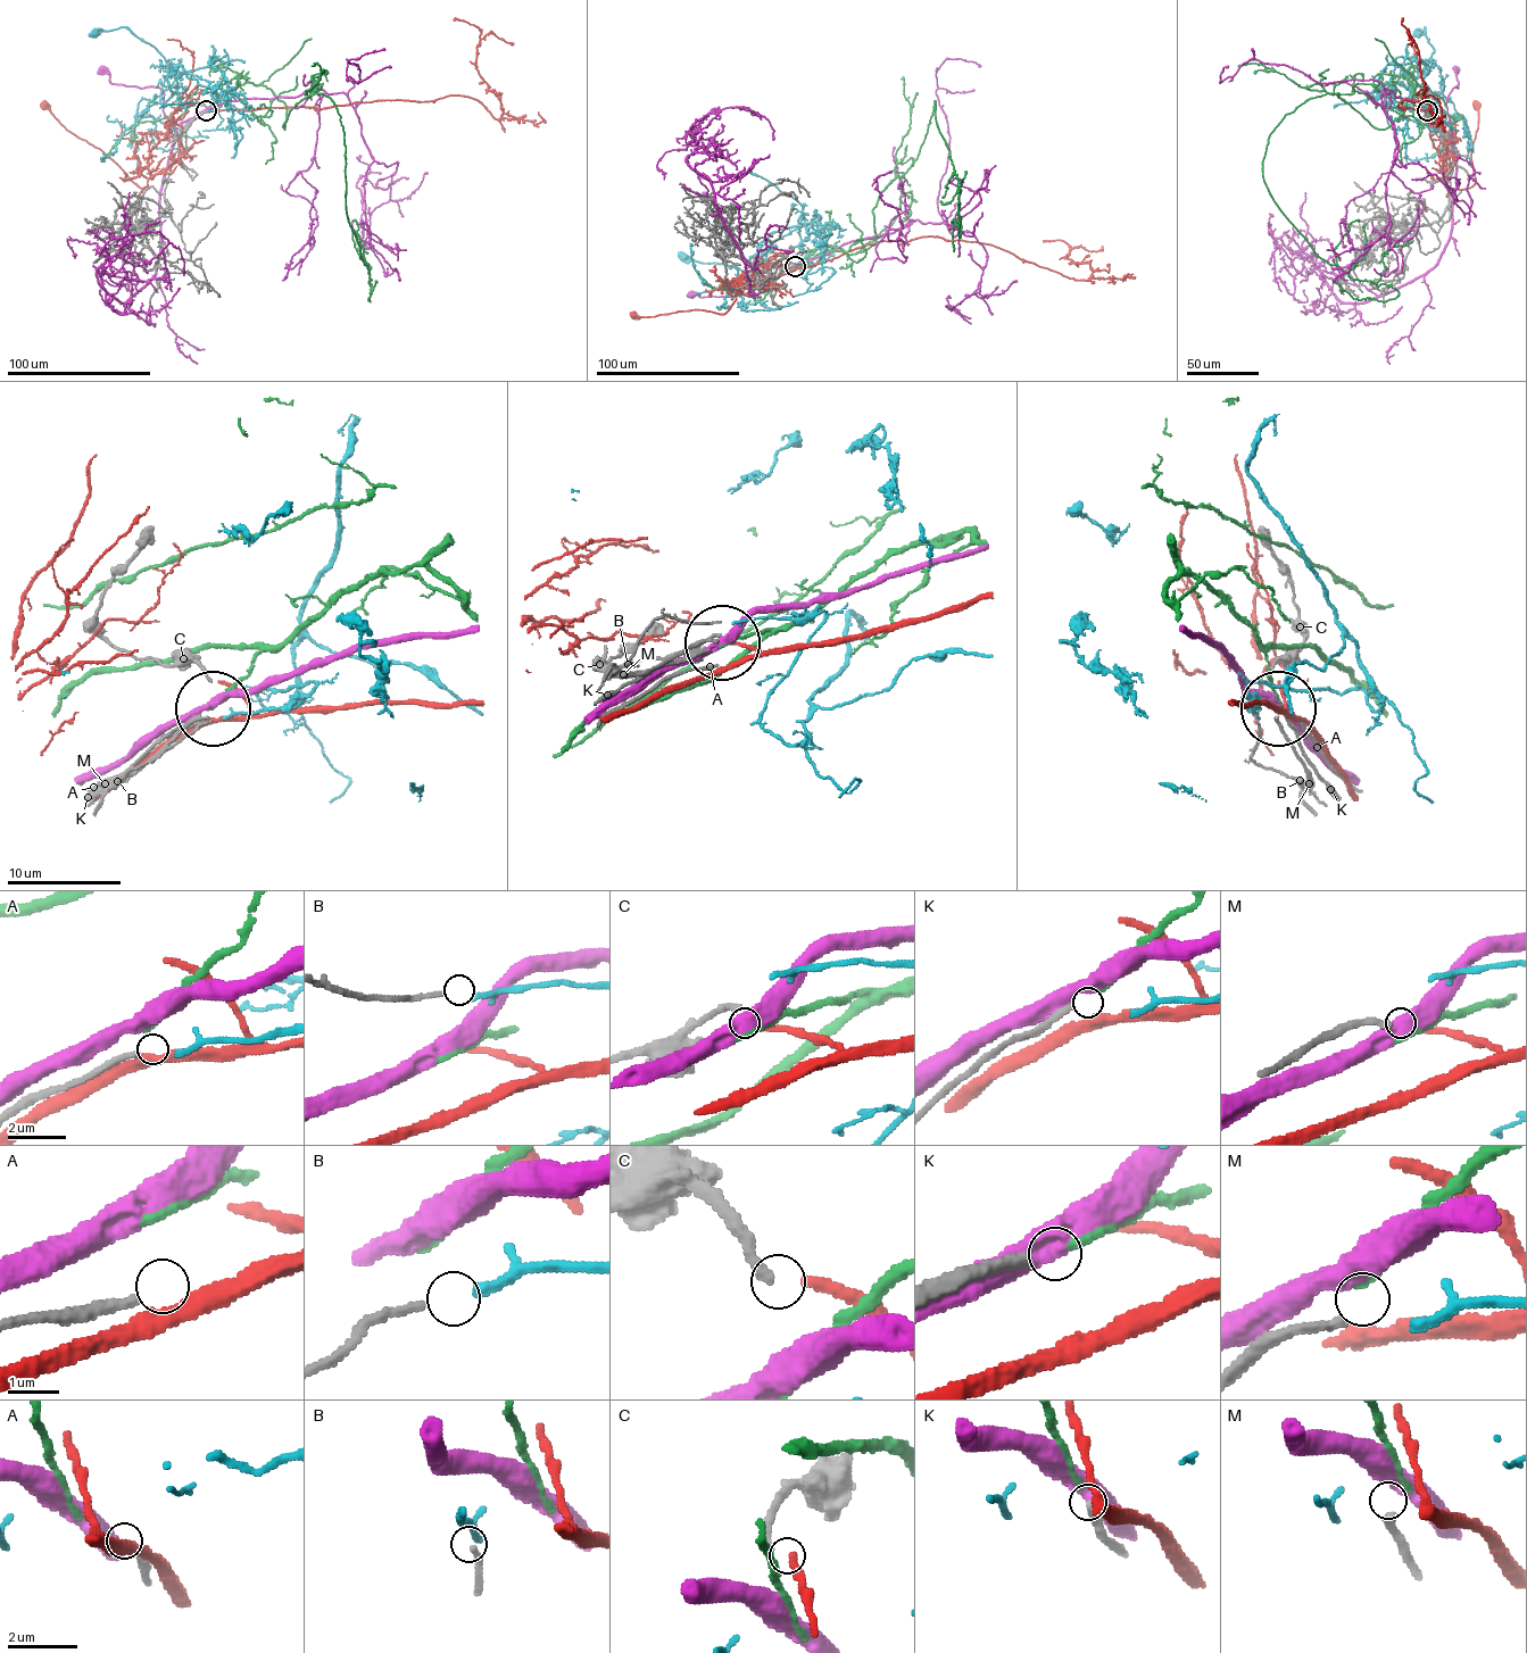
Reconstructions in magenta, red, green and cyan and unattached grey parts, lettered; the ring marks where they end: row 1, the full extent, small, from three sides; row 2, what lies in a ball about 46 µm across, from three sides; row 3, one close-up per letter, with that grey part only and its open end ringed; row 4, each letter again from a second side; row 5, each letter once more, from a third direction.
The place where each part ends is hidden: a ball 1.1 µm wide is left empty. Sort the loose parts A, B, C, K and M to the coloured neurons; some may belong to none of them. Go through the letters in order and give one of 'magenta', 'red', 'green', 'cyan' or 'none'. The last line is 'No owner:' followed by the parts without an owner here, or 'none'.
A: none
B: cyan
C: red
K: green
M: none
No owner: A, M

